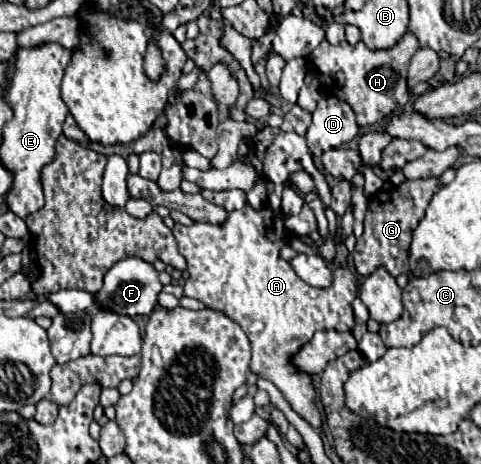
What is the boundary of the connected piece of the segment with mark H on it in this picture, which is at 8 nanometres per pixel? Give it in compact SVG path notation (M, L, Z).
M408 31L394 47L390 49L368 49L364 41L350 45L348 41L342 41L340 45L330 45L328 41L322 41L312 53L310 53L310 67L322 75L322 89L328 95L344 99L356 113L356 121L360 127L372 125L388 117L390 113L402 109L408 99L410 91L406 85L406 71L412 55L420 49L418 39Z

